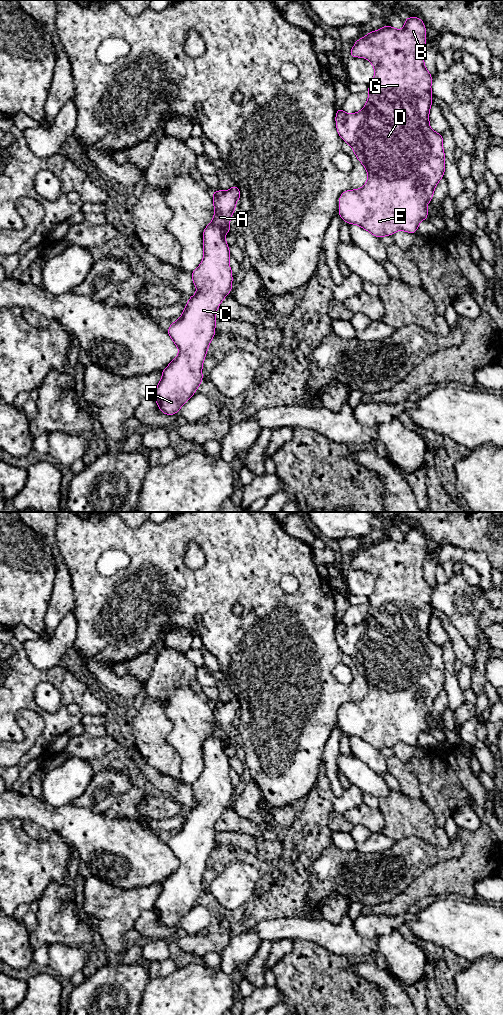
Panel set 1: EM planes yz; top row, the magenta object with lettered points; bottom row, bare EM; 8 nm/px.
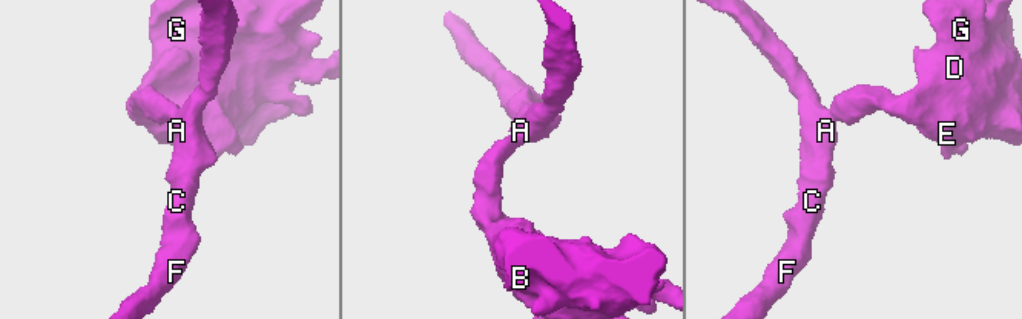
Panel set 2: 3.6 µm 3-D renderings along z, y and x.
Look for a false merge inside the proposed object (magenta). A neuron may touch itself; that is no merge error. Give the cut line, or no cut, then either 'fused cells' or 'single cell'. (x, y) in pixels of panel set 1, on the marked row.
cut none; single cell

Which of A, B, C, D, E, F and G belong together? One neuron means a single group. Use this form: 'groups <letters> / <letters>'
groups A B C D E F G

